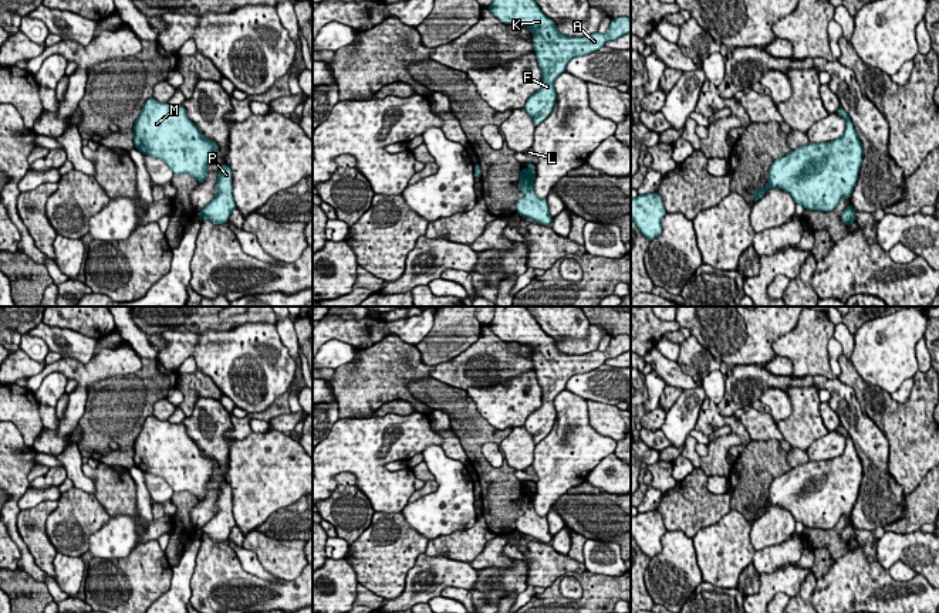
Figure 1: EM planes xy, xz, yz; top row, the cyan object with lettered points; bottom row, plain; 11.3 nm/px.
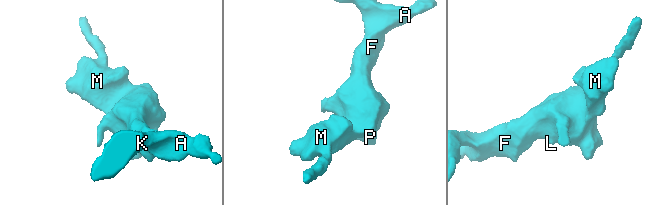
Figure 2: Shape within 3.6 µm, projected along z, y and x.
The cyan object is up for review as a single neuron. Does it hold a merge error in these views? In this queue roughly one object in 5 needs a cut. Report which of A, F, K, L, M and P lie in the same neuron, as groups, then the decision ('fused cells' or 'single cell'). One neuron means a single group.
groups A F K L M P; single cell

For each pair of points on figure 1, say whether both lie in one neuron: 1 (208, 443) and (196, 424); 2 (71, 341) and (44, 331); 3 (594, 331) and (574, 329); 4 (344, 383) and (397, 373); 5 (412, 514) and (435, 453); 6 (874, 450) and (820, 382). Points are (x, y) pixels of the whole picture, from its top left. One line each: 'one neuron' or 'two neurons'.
1: one neuron
2: one neuron
3: two neurons
4: one neuron
5: one neuron
6: one neuron

